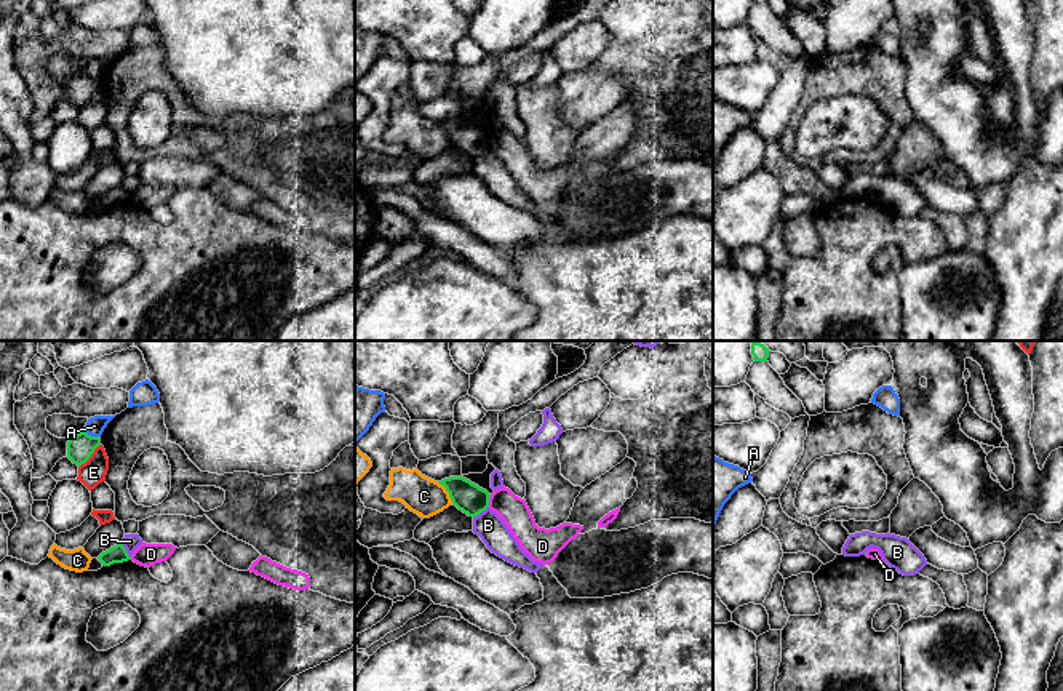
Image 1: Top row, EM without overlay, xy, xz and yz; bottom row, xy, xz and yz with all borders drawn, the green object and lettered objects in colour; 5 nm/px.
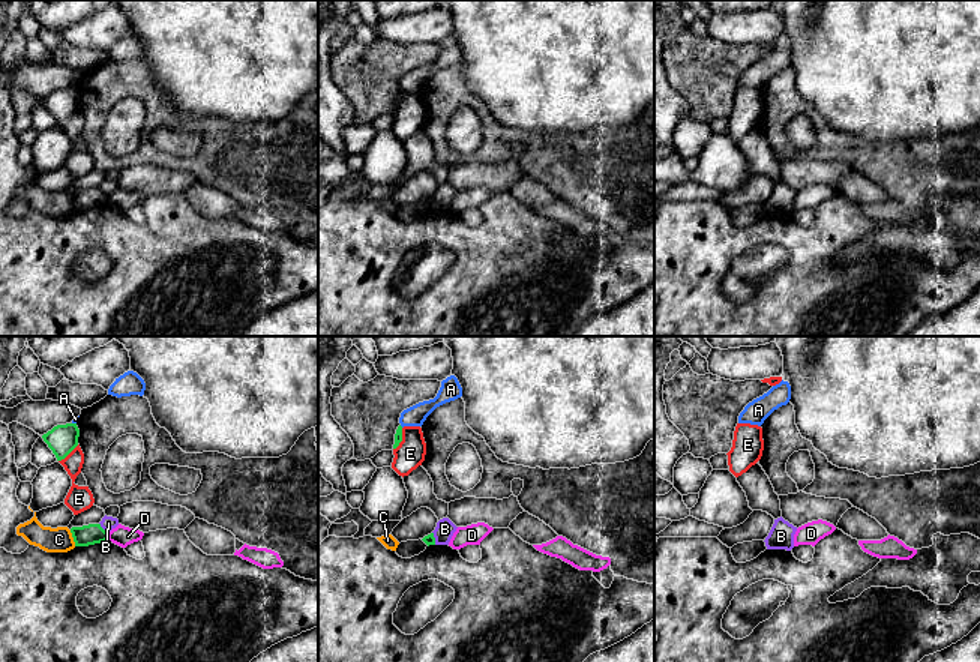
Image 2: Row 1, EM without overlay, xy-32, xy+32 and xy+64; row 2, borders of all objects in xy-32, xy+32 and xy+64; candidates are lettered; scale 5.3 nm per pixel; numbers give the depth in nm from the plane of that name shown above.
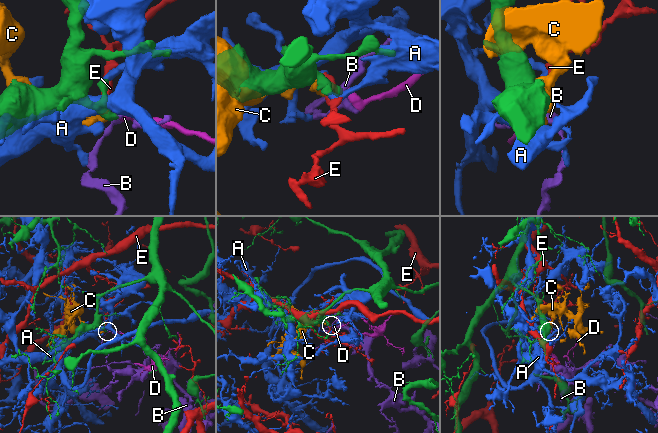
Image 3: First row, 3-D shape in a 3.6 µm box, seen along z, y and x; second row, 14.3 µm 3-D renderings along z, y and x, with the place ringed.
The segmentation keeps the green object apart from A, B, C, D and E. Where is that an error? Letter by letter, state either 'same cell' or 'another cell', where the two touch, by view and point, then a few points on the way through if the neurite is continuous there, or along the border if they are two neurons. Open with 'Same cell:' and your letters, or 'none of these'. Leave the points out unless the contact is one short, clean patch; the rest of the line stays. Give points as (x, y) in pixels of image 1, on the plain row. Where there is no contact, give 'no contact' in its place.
Same cell: none of these
A: another cell | xy (90, 77)
B: another cell | xz (480, 154) | along xz (488, 147), (473, 159)
C: another cell | xz (446, 131)
D: another cell | xz (488, 143) | along xz (491, 136), (488, 147)
E: another cell | xy (90, 98)

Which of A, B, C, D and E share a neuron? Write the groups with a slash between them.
A / B / C / D / E

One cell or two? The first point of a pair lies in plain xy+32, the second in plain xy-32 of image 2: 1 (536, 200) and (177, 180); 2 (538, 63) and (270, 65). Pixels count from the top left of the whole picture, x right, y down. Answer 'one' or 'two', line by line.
1: two
2: one

